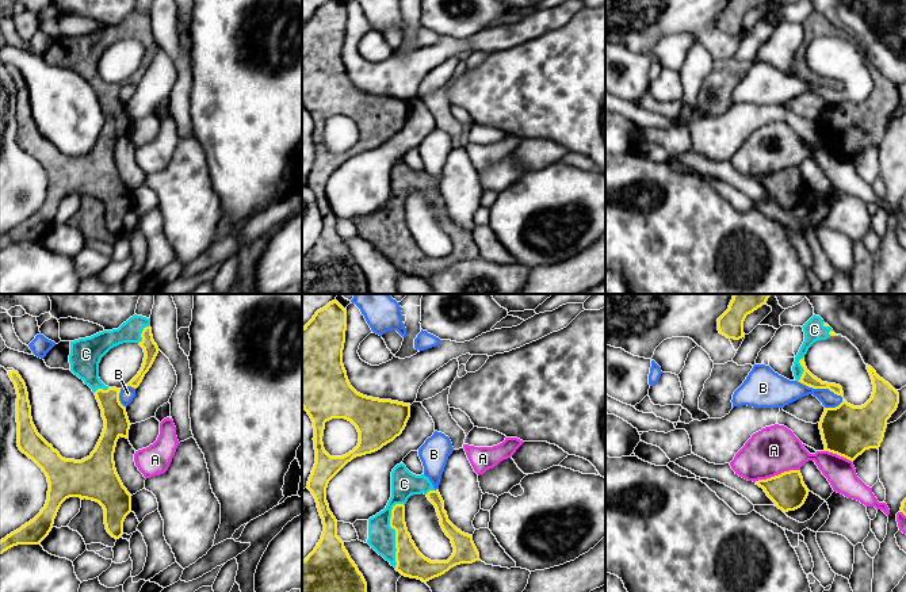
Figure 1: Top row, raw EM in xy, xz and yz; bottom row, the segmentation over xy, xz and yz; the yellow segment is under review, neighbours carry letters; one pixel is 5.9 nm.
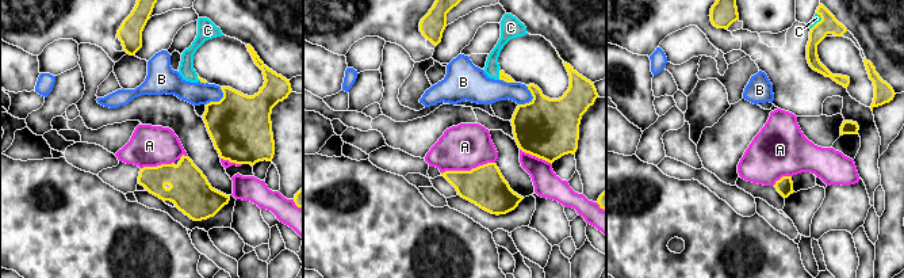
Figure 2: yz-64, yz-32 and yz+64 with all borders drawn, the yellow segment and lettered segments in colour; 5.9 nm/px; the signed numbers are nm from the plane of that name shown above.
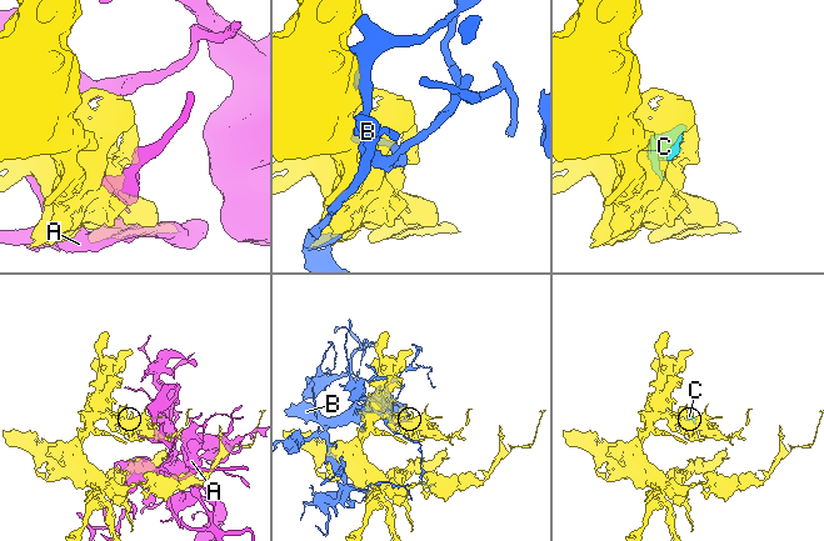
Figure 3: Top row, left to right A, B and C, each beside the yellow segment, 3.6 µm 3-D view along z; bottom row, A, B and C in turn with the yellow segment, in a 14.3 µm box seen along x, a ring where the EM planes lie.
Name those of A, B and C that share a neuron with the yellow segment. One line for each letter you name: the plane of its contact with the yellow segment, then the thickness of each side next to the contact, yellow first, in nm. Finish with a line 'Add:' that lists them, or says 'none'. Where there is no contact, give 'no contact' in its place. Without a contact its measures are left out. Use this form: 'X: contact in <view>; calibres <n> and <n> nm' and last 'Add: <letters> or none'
C: contact in xz; calibres 170 and 160 nm
Add: C

